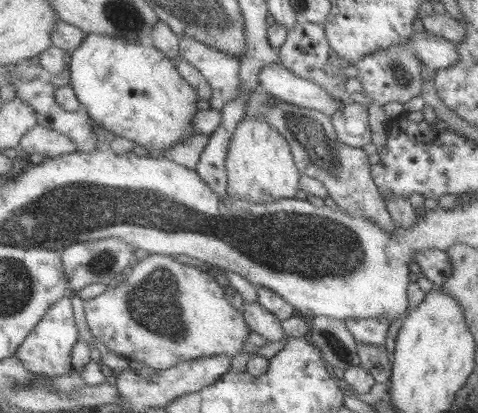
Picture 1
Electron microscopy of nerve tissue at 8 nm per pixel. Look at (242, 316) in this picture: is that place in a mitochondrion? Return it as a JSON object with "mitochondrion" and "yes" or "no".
{"mitochondrion":"no"}

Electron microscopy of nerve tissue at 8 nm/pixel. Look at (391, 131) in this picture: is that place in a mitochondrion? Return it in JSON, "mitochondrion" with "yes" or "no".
{"mitochondrion":"no"}

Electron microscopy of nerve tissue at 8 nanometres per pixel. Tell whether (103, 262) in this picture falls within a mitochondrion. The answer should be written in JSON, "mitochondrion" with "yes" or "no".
{"mitochondrion":"yes"}

